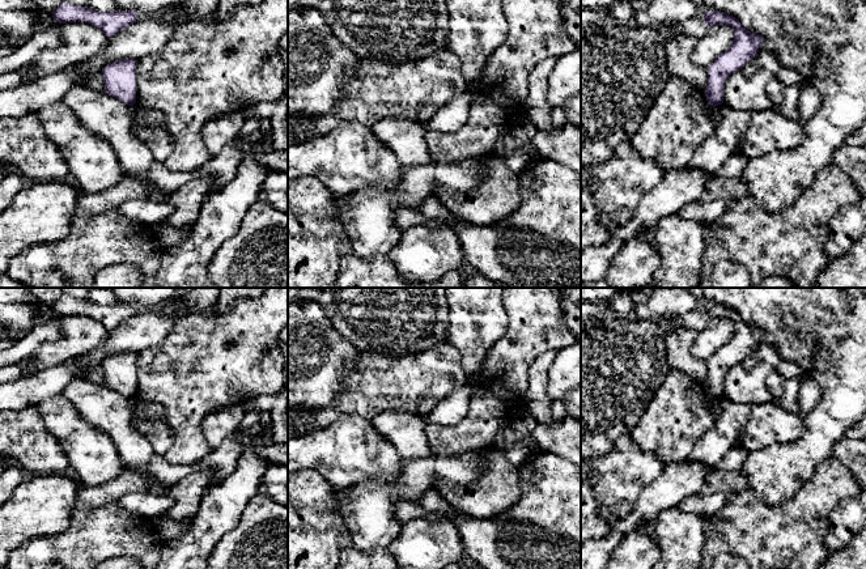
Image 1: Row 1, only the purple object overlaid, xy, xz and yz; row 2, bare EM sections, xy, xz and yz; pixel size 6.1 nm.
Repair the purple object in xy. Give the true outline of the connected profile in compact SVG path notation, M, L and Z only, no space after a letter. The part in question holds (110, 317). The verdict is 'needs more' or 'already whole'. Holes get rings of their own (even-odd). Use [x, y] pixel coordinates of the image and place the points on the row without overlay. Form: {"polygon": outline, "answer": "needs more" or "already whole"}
{"polygon": "M65 294L58 300L52 309L59 317L75 314L88 315L98 320L107 331L113 331L140 310L140 307L135 303L116 303L105 306L93 303L88 298L71 298Z", "answer": "already whole"}

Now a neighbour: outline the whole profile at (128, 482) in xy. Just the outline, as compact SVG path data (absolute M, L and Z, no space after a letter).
M126 468L118 477L94 488L80 488L73 513L116 502L127 493L149 491L148 480L139 472Z

